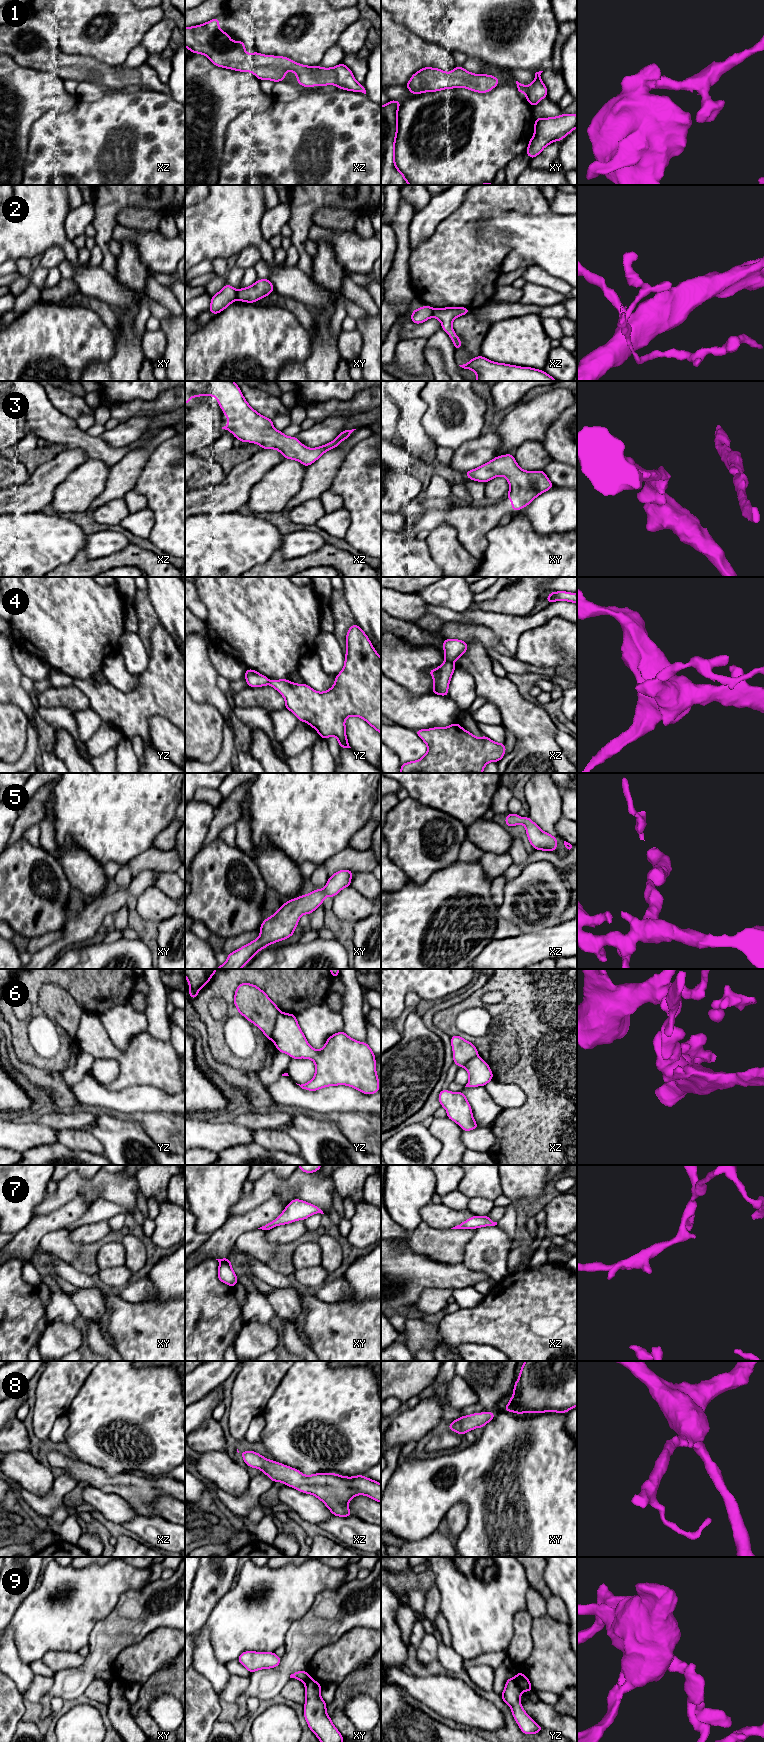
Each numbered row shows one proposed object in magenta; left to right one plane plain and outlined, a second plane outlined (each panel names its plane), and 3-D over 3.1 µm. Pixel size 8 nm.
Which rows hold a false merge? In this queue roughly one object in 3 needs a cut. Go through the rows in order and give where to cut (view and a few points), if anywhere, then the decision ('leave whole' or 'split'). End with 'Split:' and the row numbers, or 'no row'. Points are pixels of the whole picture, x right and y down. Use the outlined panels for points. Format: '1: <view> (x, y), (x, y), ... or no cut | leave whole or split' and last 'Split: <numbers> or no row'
1: no cut | leave whole
2: xy (236, 290), (237, 299) | split
3: no cut | leave whole
4: xz (446, 660), (450, 662) | split
5: no cut | leave whole
6: yz (280, 1012), (276, 1019), (271, 1039) | split
7: no cut | leave whole
8: no cut | leave whole
9: yz (514, 1678), (522, 1690) | split
Split: 2, 4, 6, 9

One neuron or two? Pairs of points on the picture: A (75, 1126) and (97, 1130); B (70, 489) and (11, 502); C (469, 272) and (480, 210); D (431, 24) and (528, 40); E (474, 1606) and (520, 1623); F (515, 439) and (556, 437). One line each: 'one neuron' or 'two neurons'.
A: two neurons
B: one neuron
C: one neuron
D: one neuron
E: two neurons
F: two neurons

